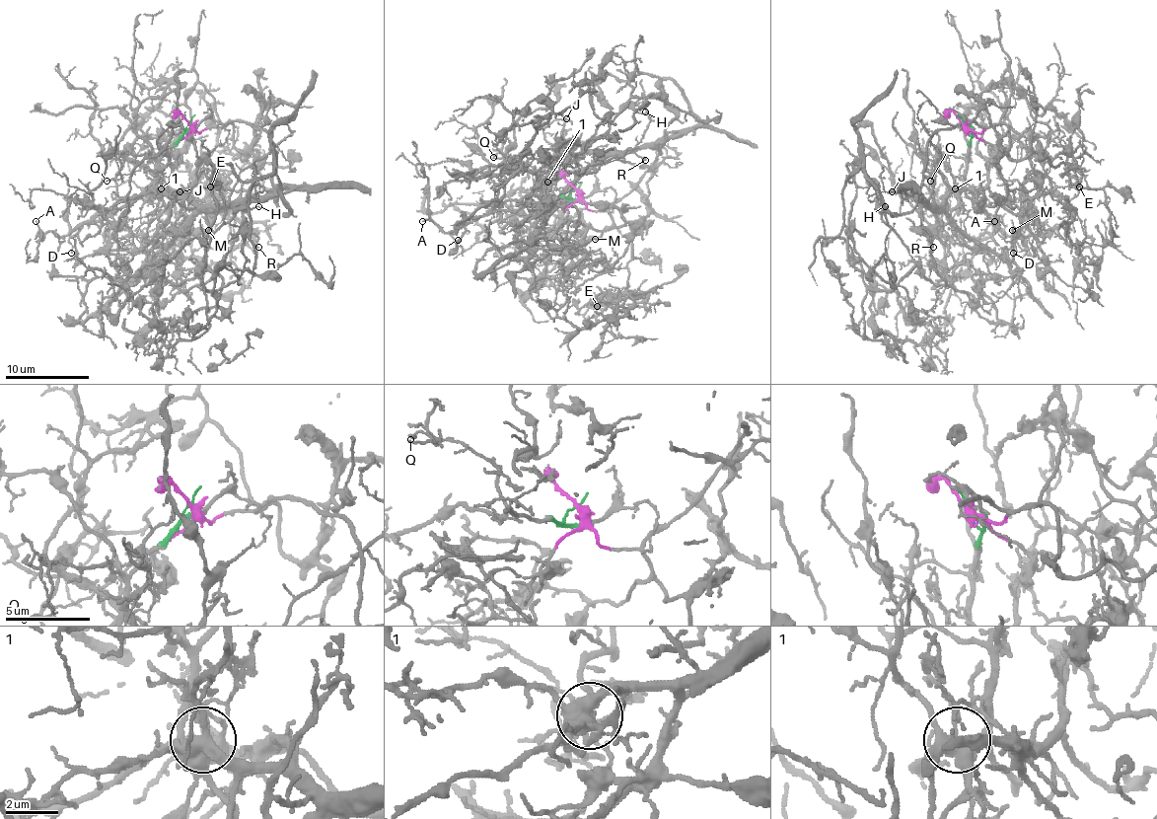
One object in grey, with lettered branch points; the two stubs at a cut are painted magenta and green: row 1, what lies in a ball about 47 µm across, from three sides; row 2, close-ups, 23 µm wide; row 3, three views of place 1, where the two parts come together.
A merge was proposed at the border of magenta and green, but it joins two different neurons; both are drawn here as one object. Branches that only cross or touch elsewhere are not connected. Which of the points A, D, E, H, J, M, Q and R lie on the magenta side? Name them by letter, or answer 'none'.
E, H, M

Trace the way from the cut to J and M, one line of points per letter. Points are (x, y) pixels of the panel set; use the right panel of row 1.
J: (963, 122), (972, 137), (963, 186), (946, 196), (940, 206), (927, 209), (914, 198), (892, 192)
M: (963, 124), (998, 152), (996, 171), (1005, 182), (1018, 182), (1028, 200), (1028, 223), (1016, 236), (1011, 230)

